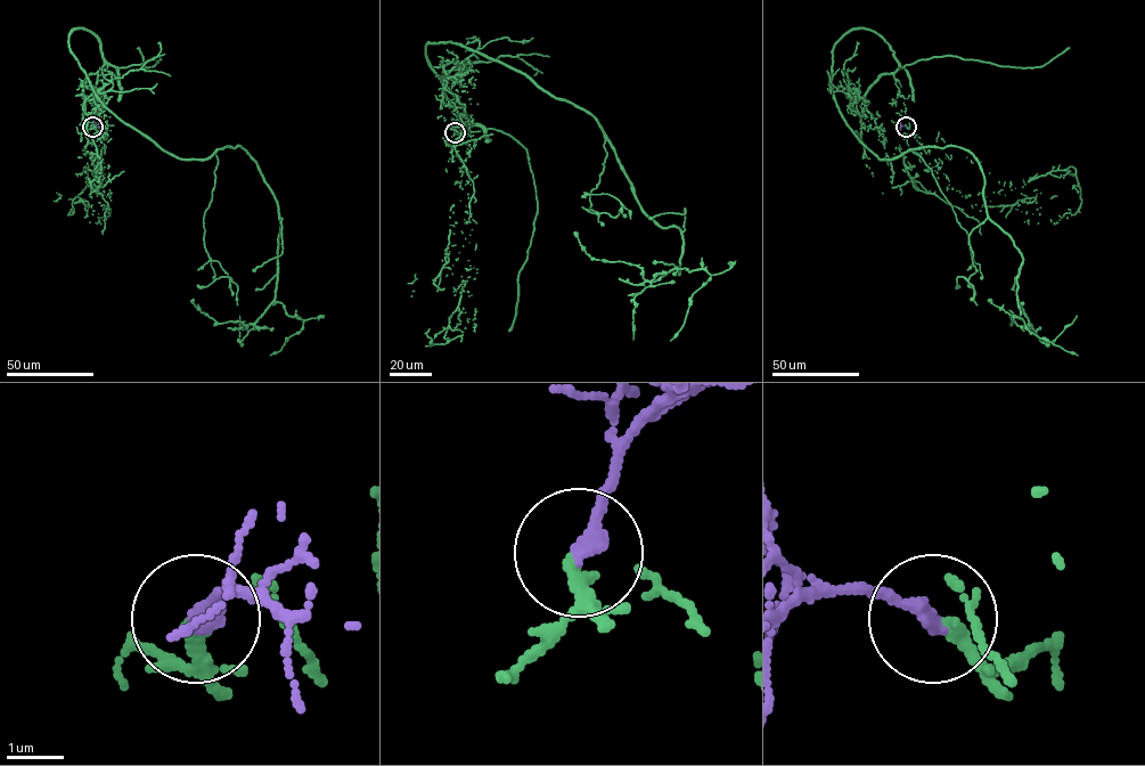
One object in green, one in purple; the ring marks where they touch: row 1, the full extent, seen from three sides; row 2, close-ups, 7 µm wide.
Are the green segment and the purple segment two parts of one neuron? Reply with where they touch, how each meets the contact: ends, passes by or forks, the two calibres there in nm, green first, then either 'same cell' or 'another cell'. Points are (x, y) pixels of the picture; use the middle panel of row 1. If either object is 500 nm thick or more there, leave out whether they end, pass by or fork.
place (455, 132); green ends; purple ends; calibres 260 and 280 nm; same cell

